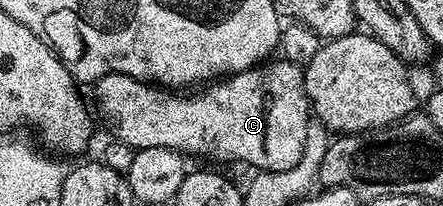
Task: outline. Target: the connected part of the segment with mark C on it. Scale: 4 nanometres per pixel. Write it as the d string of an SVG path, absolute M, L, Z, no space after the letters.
M269 60L267 63L217 80L205 88L208 89L205 93L196 93L193 97L175 97L172 94L175 92L167 88L117 73L97 79L94 89L94 109L98 114L99 124L101 121L108 128L107 136L111 140L126 143L131 149L170 147L189 158L213 157L216 161L249 161L254 167L253 170L266 173L281 173L294 167L294 163L302 159L302 147L306 144L306 127L310 120L310 106L304 86L304 70L292 61Z

